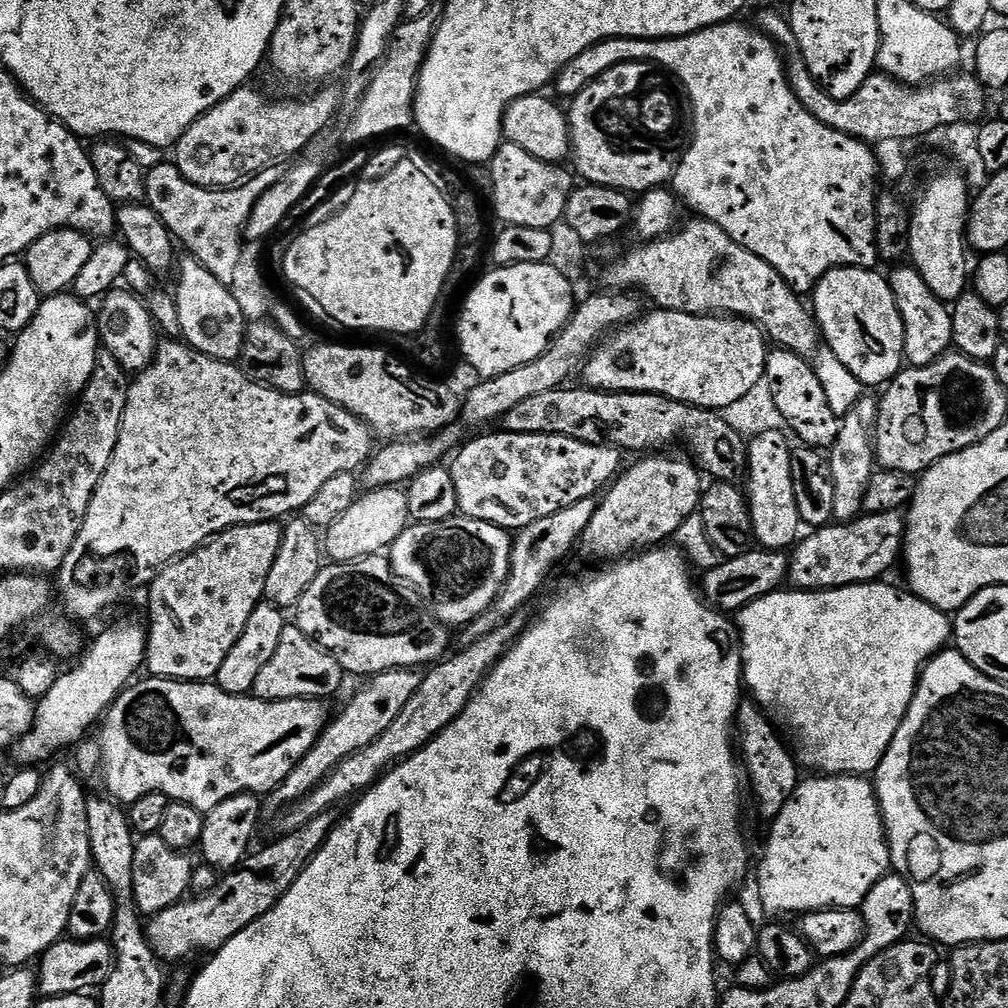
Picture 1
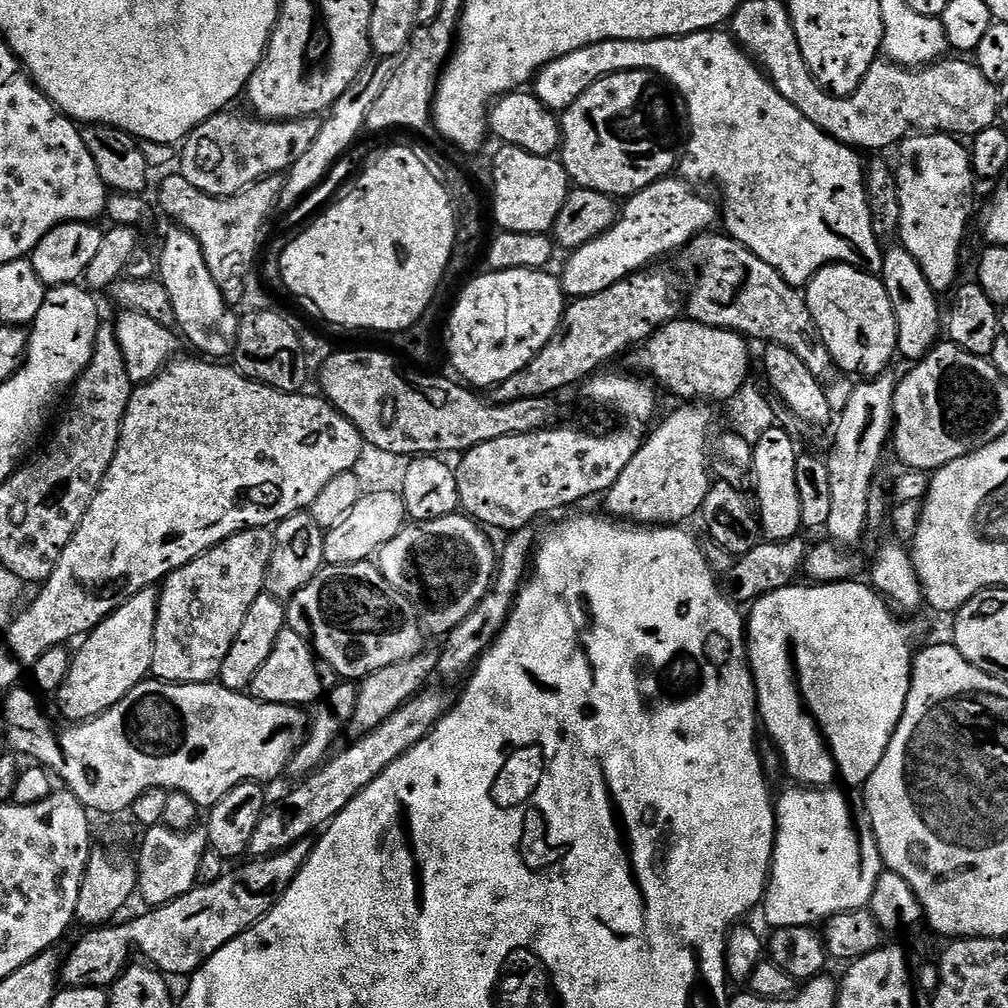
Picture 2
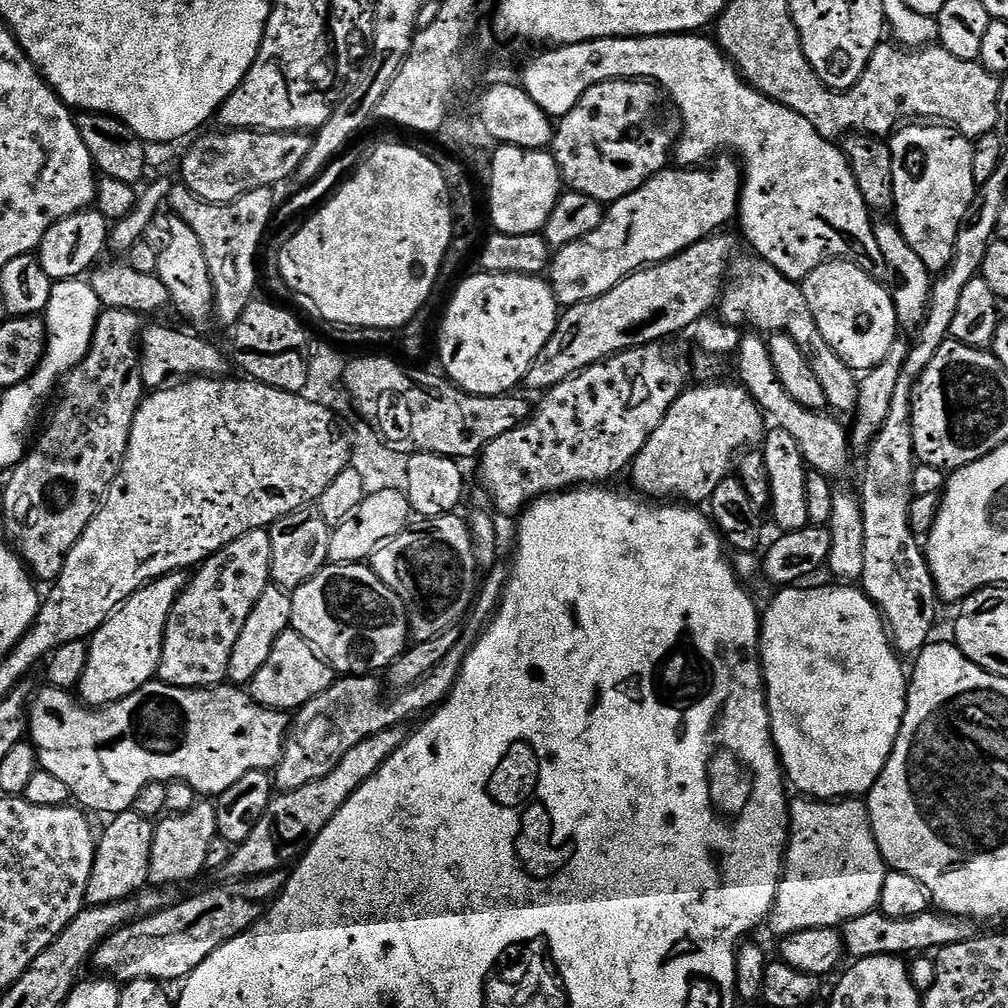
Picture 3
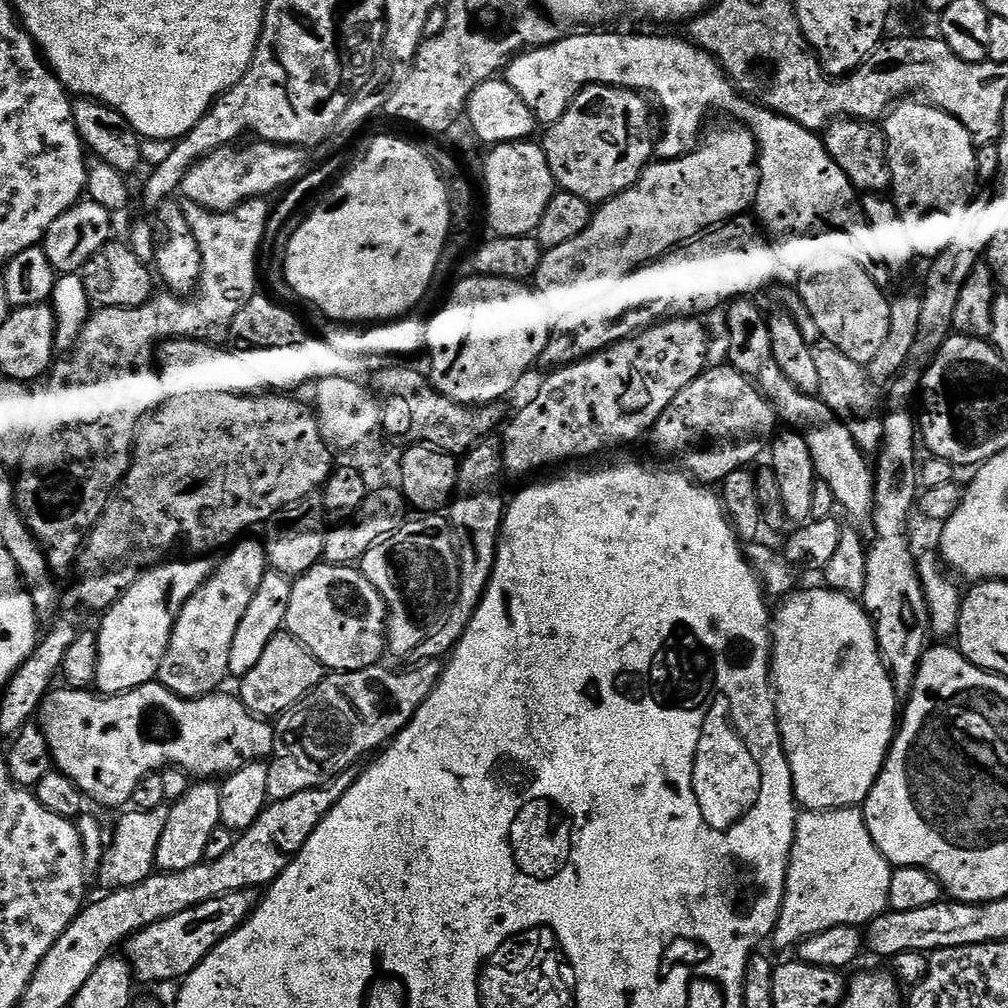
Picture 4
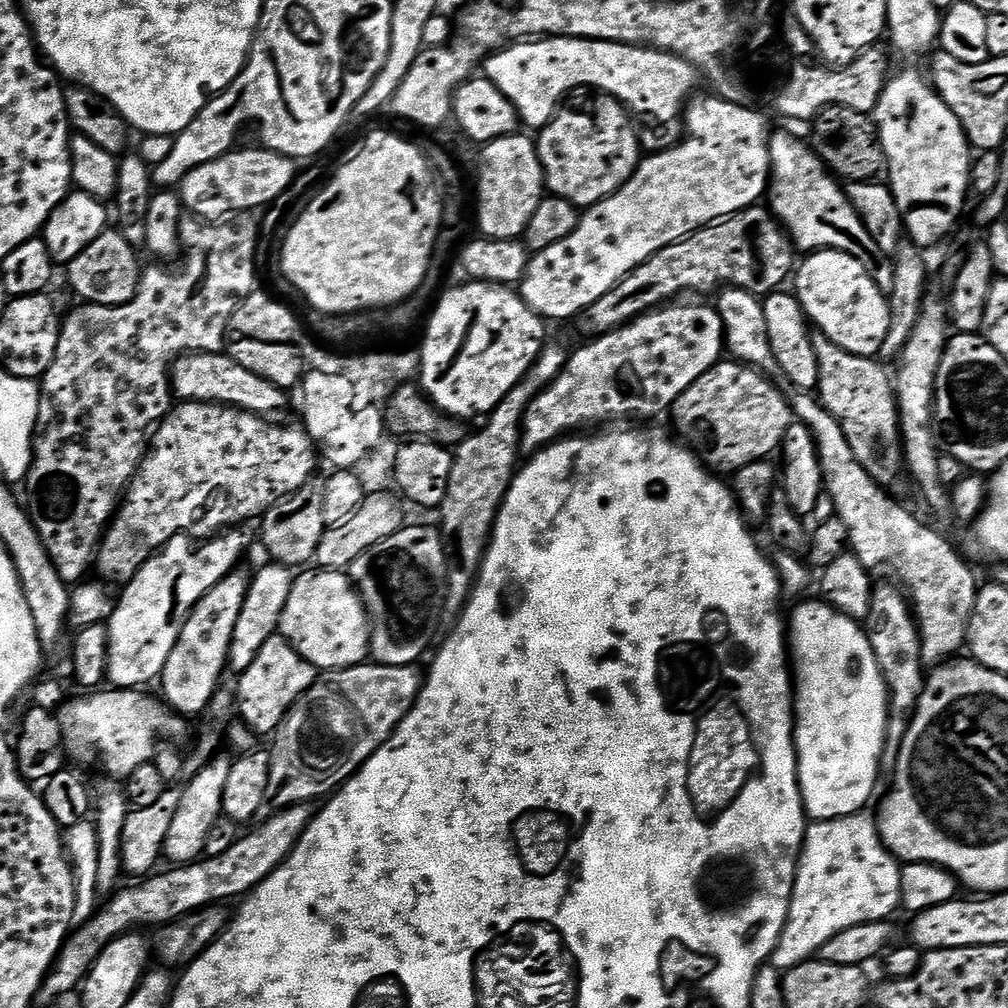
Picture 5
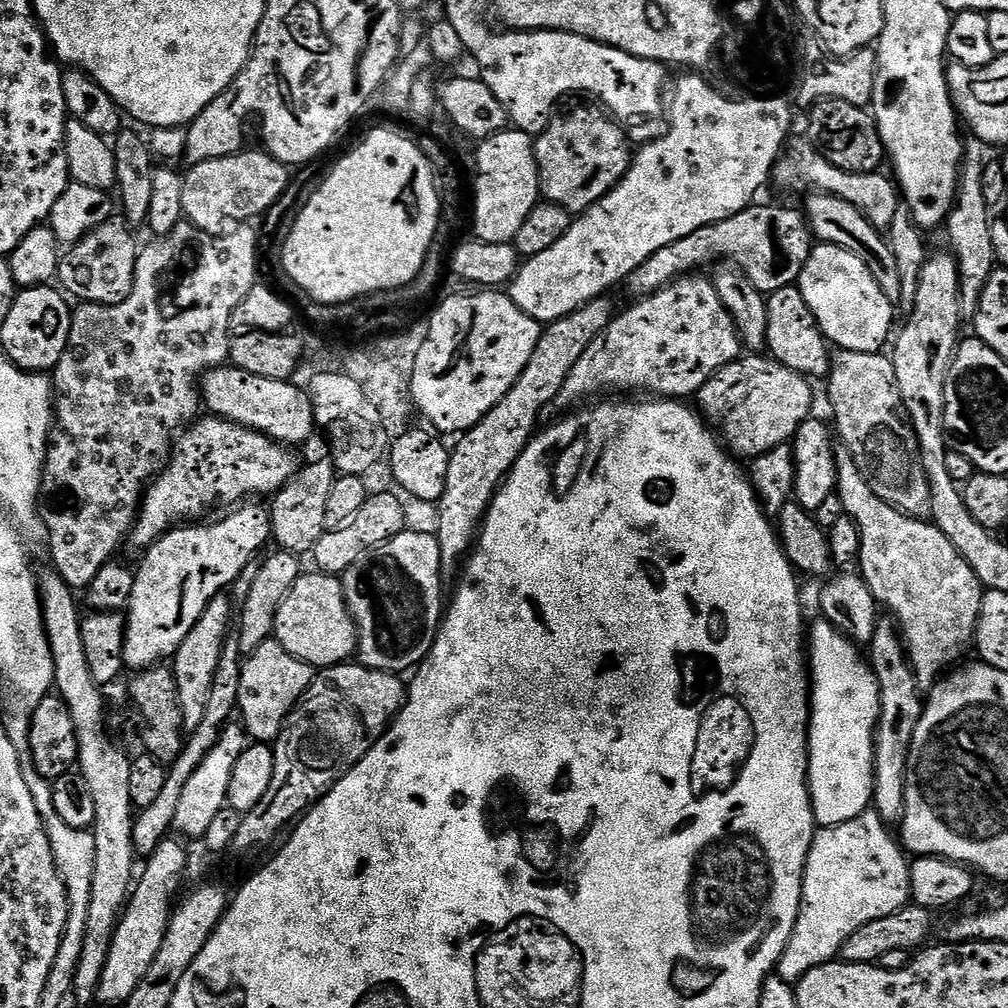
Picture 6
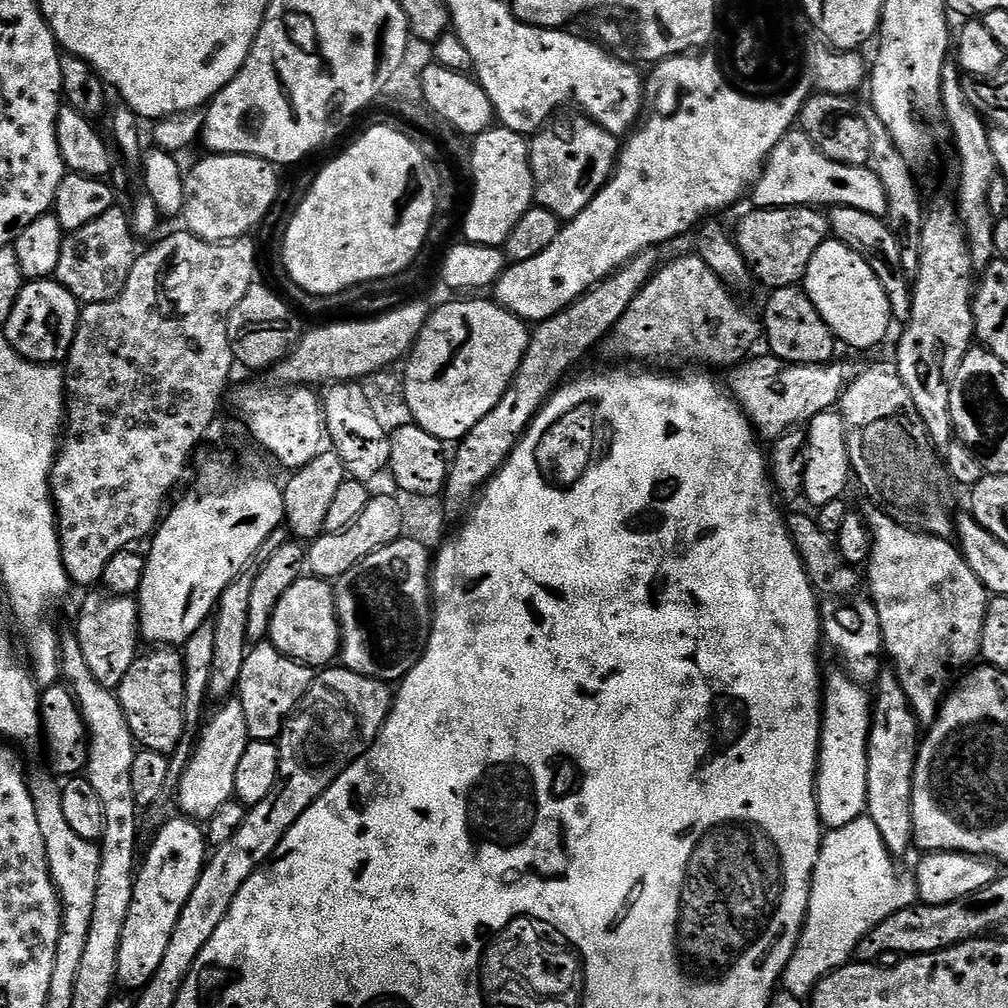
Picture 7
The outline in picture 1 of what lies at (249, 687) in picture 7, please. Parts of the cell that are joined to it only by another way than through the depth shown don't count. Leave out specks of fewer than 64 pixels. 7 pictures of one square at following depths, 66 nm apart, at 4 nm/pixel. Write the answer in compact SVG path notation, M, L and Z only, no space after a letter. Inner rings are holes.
M286 626L278 641L278 650L274 650L274 658L270 658L262 674L258 674L254 695L259 700L319 700L334 695L343 686L344 679L344 667L313 637L301 628Z

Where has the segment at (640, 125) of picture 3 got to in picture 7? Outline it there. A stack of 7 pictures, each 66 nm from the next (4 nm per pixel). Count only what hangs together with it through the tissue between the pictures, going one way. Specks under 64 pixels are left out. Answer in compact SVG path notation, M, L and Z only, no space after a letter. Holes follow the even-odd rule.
M556 114L531 137L528 153L536 187L535 203L567 222L582 214L616 171L621 141L587 114Z

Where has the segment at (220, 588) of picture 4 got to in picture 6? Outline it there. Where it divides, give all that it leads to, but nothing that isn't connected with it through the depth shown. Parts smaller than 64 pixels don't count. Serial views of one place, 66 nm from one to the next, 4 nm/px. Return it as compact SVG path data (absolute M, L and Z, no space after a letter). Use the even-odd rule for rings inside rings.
M218 595L206 606L206 610L202 614L202 618L198 618L194 630L190 630L190 634L186 634L182 646L178 646L170 667L178 686L176 697L181 706L188 706L188 704L202 706L210 699L210 686L214 686L214 670L218 670L218 658L222 658L224 643L230 638L228 627L231 624L233 627L233 601L227 595Z

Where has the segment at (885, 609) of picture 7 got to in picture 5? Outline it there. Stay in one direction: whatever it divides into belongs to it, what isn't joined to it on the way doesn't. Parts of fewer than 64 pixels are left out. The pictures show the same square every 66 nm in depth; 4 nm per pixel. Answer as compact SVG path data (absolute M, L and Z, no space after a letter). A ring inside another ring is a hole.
M789 387L786 395L788 405L792 407L793 417L812 429L824 475L824 491L830 494L830 498L834 498L836 516L846 525L851 555L856 556L858 562L862 562L862 566L867 568L869 573L877 574L876 572L884 571L896 575L895 583L906 593L916 617L916 625L920 627L922 658L925 665L939 666L951 661L955 657L952 655L959 648L965 647L968 623L976 605L978 583L976 584L976 576L972 573L971 566L952 549L952 544L946 537L939 536L934 529L927 528L918 517L911 516L902 505L895 504L884 493L887 491L872 481L870 474L862 470L862 462L854 458L854 450L850 450L850 442L846 442L846 434L842 434L842 426L834 418L834 414L827 412L811 391Z

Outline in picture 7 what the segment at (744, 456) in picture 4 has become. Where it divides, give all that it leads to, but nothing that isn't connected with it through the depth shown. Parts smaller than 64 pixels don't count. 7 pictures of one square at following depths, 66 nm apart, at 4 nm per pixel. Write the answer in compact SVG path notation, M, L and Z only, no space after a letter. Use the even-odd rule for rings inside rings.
M771 354L763 355L764 356L760 357L757 355L755 358L749 359L747 362L739 365L739 367L733 371L736 373L732 376L732 388L730 384L731 395L735 397L737 401L742 402L744 412L748 415L749 420L752 421L752 427L756 429L761 437L769 436L769 438L775 438L783 436L789 428L807 425L808 421L814 418L814 414L835 409L840 403L840 395L844 392L845 388L847 388L849 380L851 380L854 375L854 368L851 368L848 364L836 364L837 362L829 362L827 364L791 364L785 360L779 360L778 357Z

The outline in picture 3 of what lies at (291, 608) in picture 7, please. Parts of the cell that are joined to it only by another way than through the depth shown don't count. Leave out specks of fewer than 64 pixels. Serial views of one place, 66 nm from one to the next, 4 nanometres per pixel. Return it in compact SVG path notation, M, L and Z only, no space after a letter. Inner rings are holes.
M367 563L325 564L320 572L291 593L291 631L302 634L315 652L327 660L333 672L345 676L366 676L387 669L404 649L409 647L408 615L394 590L376 577L376 572Z

